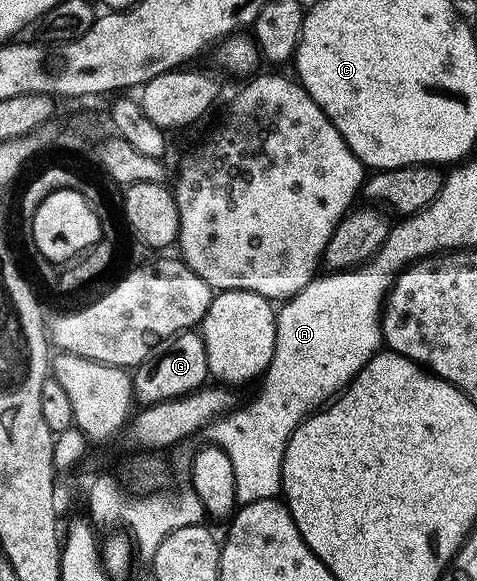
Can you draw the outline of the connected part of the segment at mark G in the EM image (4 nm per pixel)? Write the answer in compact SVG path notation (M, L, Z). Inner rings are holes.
M195 329L185 331L160 343L140 367L134 368L133 395L138 402L140 399L143 405L184 399L185 396L200 390L208 382L210 373L209 357L202 334Z

